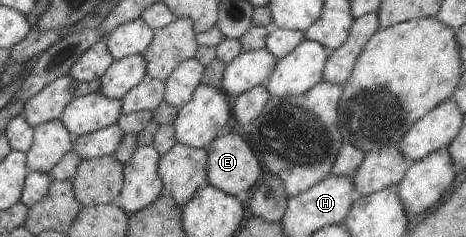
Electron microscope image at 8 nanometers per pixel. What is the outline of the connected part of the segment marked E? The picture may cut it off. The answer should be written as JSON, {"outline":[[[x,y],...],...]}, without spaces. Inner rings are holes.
{"outline":[[[229,131],[226,135],[216,136],[203,149],[207,155],[205,185],[235,196],[240,191],[249,192],[253,190],[260,181],[261,171],[256,155],[248,147],[248,143],[244,139],[240,139],[240,135],[236,135],[234,131]]]}

